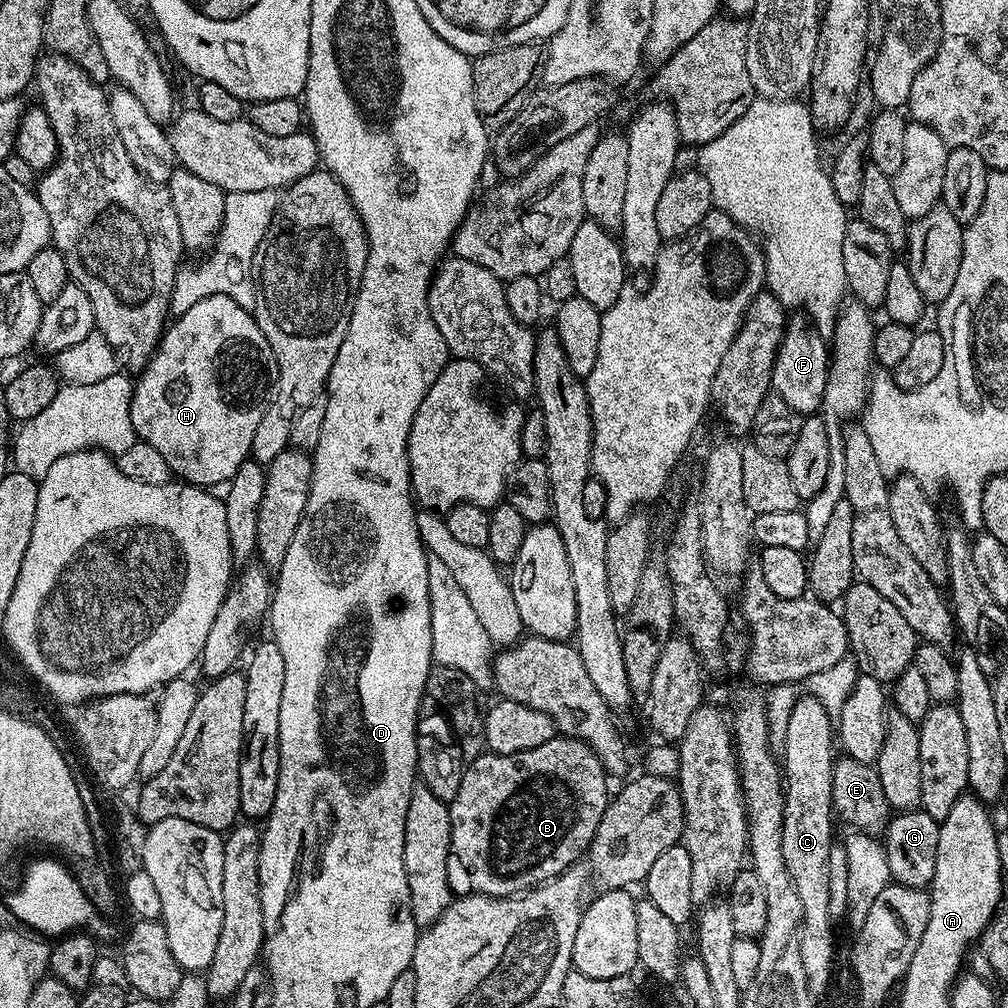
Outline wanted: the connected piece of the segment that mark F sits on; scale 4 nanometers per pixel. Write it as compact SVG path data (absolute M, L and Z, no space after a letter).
M800 316L794 317L793 320L791 317L787 321L784 340L774 362L771 391L779 394L786 401L786 406L790 406L790 410L805 417L820 412L828 377L830 348L812 321Z

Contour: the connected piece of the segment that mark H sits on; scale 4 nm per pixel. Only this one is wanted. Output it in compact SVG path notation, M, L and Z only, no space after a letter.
M214 294L194 302L184 312L175 317L176 321L167 325L166 331L160 338L160 345L156 347L156 353L144 367L144 371L135 377L132 390L132 401L130 402L130 422L134 422L134 430L141 441L154 446L162 458L166 460L167 466L173 477L181 481L195 484L197 486L212 486L208 484L227 485L232 475L242 466L244 460L249 459L254 442L254 430L258 430L258 422L262 422L262 414L266 414L270 393L274 388L274 377L276 374L276 359L272 353L270 342L266 342L266 334L258 326L255 315L249 309L238 306L234 298Z

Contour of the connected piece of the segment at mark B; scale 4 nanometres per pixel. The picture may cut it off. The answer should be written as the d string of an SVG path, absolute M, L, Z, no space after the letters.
M554 738L534 750L522 750L505 756L488 750L477 760L471 761L462 774L462 786L458 786L458 794L454 794L454 798L448 804L450 826L452 827L450 830L451 855L454 857L455 863L457 860L468 871L468 880L472 883L471 891L482 896L519 896L521 892L526 892L529 888L535 888L538 884L553 880L555 876L565 872L570 865L577 863L589 851L589 844L595 837L603 812L610 801L608 784L604 779L606 779L604 766L592 752L592 749L581 740L571 738Z

